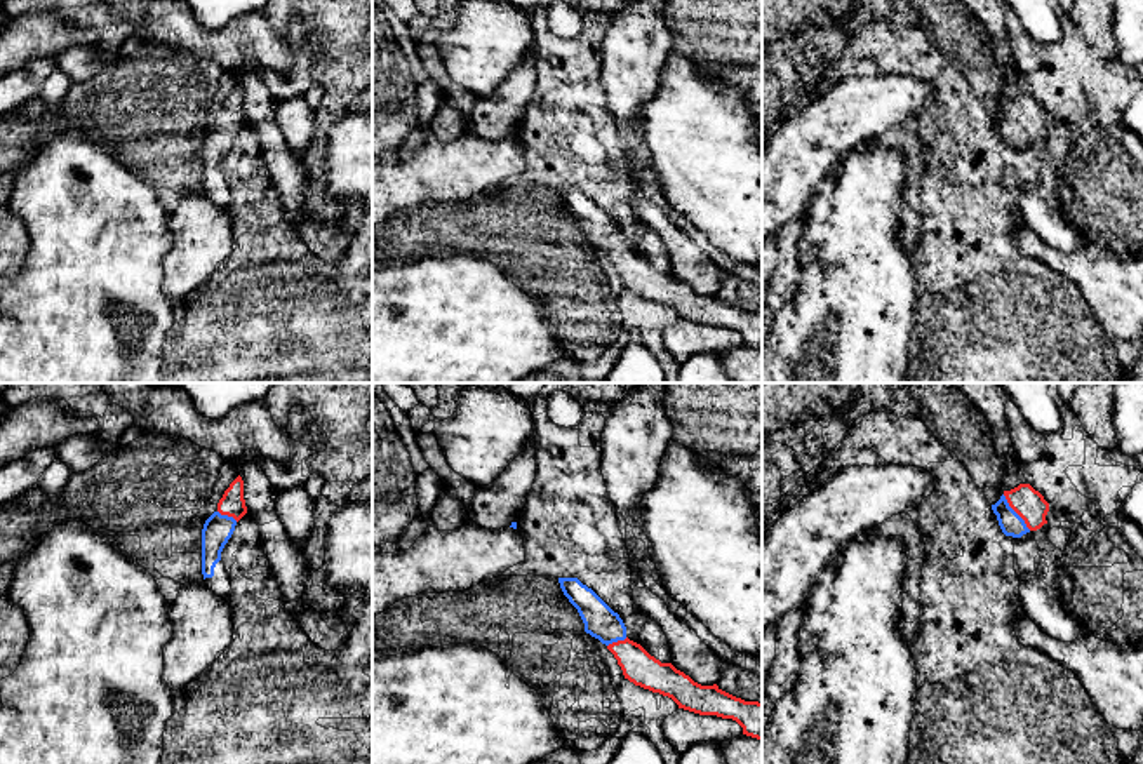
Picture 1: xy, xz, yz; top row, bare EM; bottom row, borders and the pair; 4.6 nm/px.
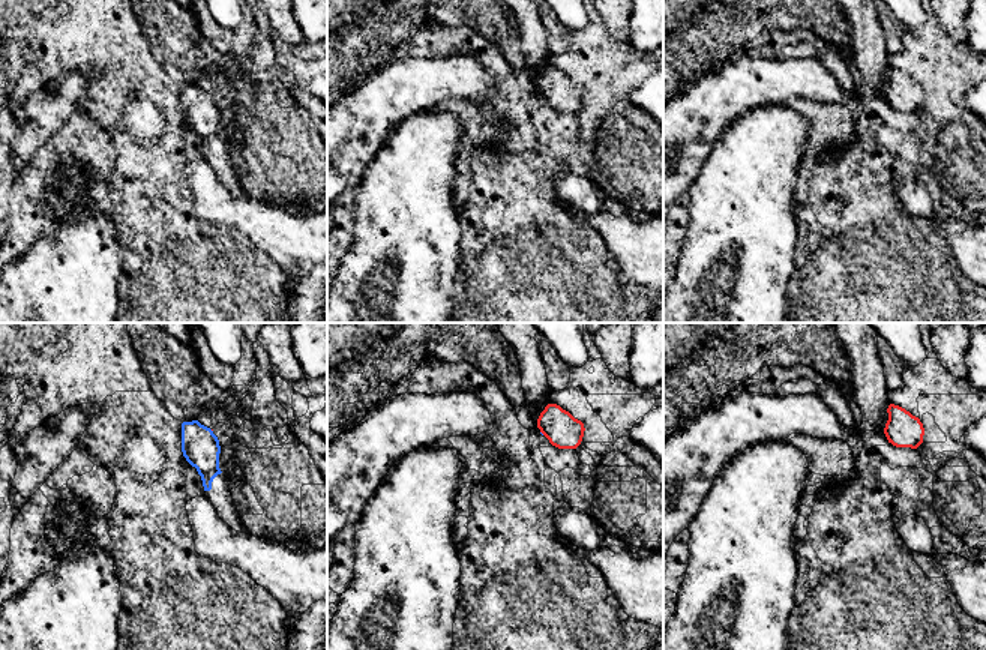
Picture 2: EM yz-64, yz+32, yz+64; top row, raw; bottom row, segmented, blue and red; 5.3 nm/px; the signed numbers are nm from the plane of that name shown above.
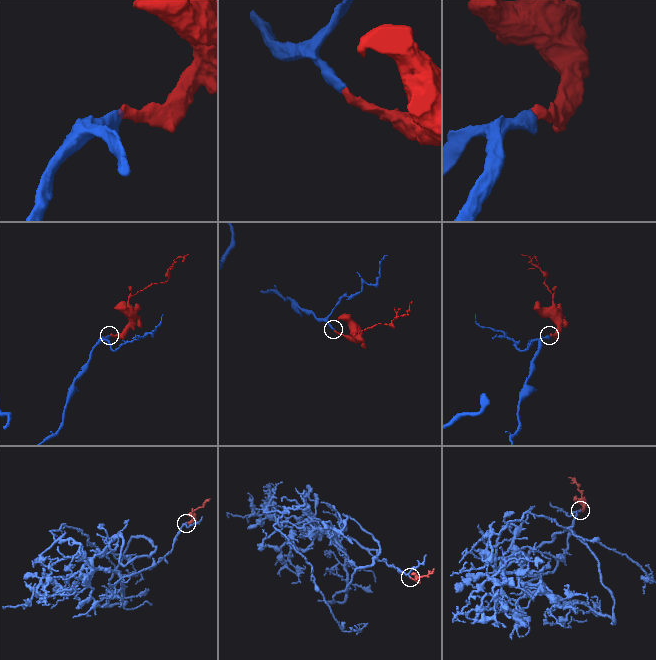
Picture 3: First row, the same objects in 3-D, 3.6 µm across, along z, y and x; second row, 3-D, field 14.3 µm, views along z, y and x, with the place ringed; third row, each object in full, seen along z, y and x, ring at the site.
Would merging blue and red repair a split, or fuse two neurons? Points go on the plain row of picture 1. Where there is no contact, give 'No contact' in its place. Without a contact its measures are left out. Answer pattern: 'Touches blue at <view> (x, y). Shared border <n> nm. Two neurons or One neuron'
Touches blue at yz (1015, 122). Shared border 220 nm. One neuron

